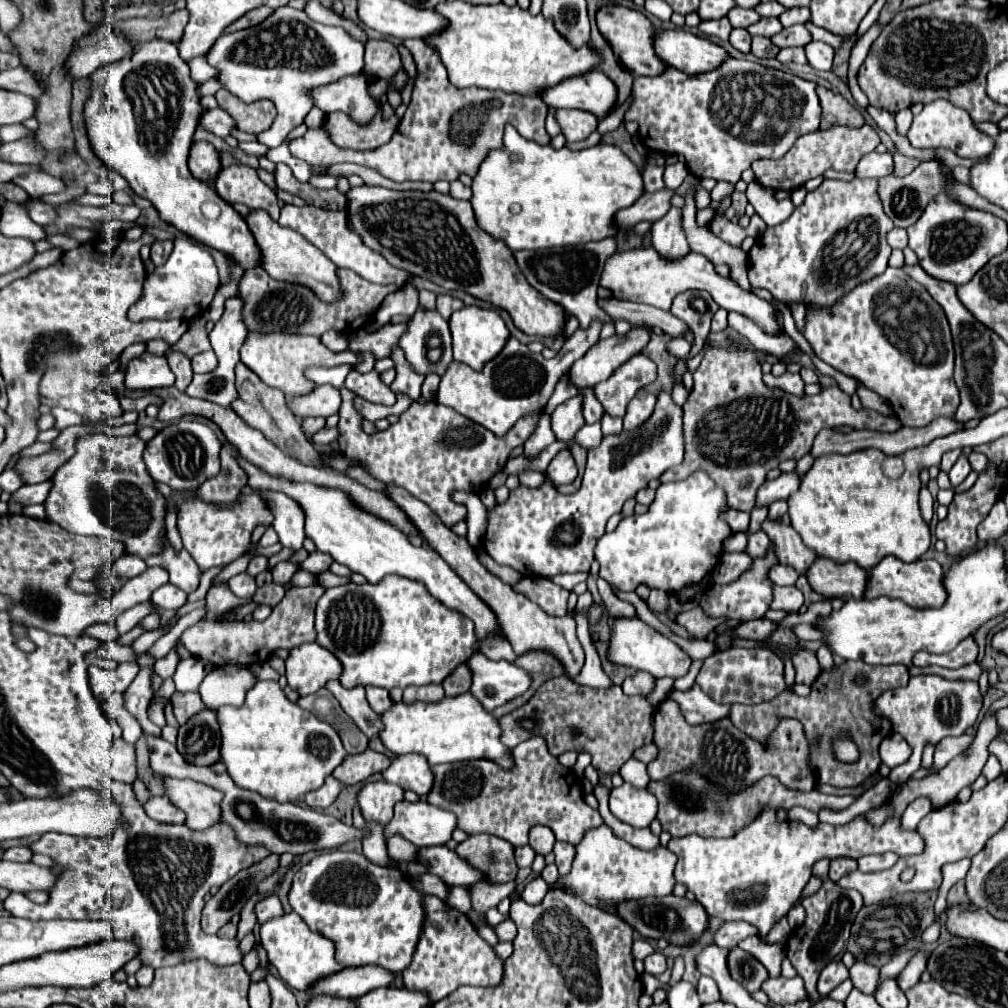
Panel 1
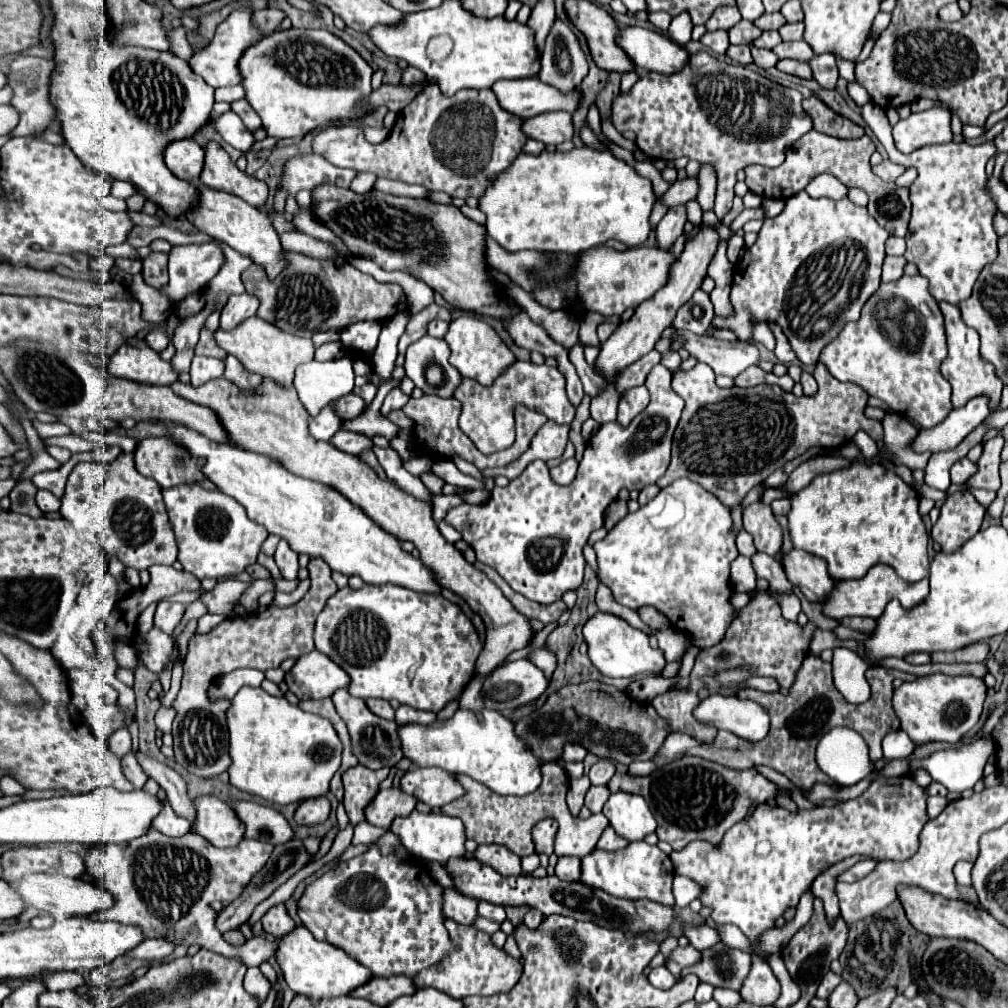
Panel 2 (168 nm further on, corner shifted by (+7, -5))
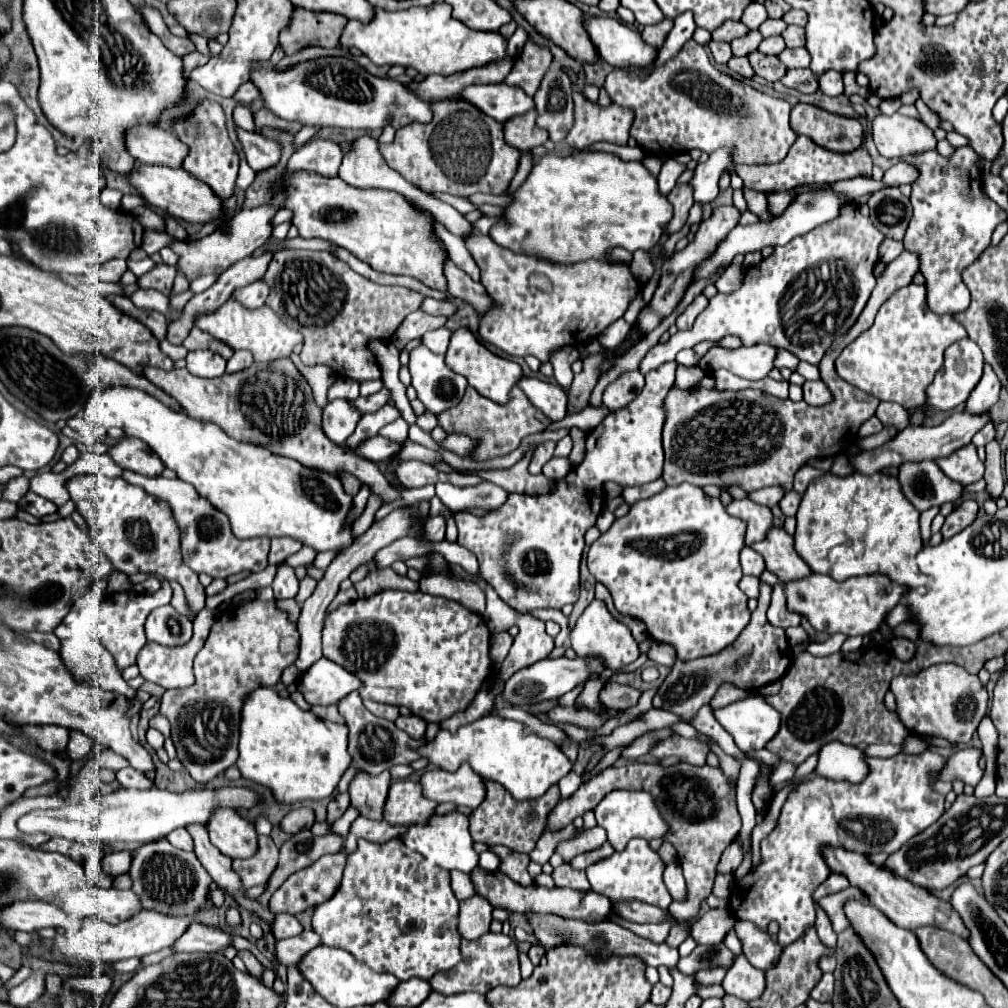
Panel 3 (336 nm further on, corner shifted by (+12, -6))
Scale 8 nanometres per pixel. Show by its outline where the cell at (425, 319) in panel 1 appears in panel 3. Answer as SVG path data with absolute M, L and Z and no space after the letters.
M420 345L418 349L410 351L408 367L412 387L430 413L438 415L462 401L468 381L446 365L444 355L436 355L426 349L426 345Z

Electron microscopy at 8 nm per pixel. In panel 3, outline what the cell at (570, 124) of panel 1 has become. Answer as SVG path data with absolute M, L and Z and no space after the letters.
M534 109L522 115L516 115L504 123L504 139L508 145L528 151L536 145L542 145L548 137L544 129L538 129L536 125L536 113Z

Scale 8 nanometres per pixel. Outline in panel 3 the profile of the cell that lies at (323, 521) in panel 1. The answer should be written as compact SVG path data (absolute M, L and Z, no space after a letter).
M116 385L92 393L82 417L104 429L120 427L124 435L148 443L160 461L176 471L178 479L194 485L200 497L228 515L238 539L294 537L316 551L344 551L352 545L350 527L344 529L352 497L344 493L342 483L332 473L304 467L260 445L234 441L218 425L194 419L134 387Z

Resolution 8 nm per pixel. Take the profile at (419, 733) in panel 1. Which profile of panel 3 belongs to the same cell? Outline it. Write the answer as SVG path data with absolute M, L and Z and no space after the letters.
M490 715L464 725L454 733L438 731L436 739L426 743L426 749L422 749L422 757L428 757L430 763L446 771L456 771L462 763L468 763L484 779L504 785L514 799L542 797L550 785L558 785L558 781L572 771L570 759L550 739L528 733L524 723Z

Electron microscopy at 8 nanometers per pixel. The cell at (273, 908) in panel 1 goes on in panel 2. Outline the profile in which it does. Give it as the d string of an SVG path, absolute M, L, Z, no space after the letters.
M283 904L269 908L267 914L261 918L261 924L263 924L263 930L273 936L281 936L283 932L289 932L291 928L295 928L295 922L287 916Z

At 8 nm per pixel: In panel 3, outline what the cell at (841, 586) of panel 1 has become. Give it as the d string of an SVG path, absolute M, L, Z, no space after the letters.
M772 527L762 541L750 545L764 557L766 569L778 575L780 581L792 581L812 573L802 557L798 557L798 553L792 549L792 539L794 537L788 535L784 527Z

